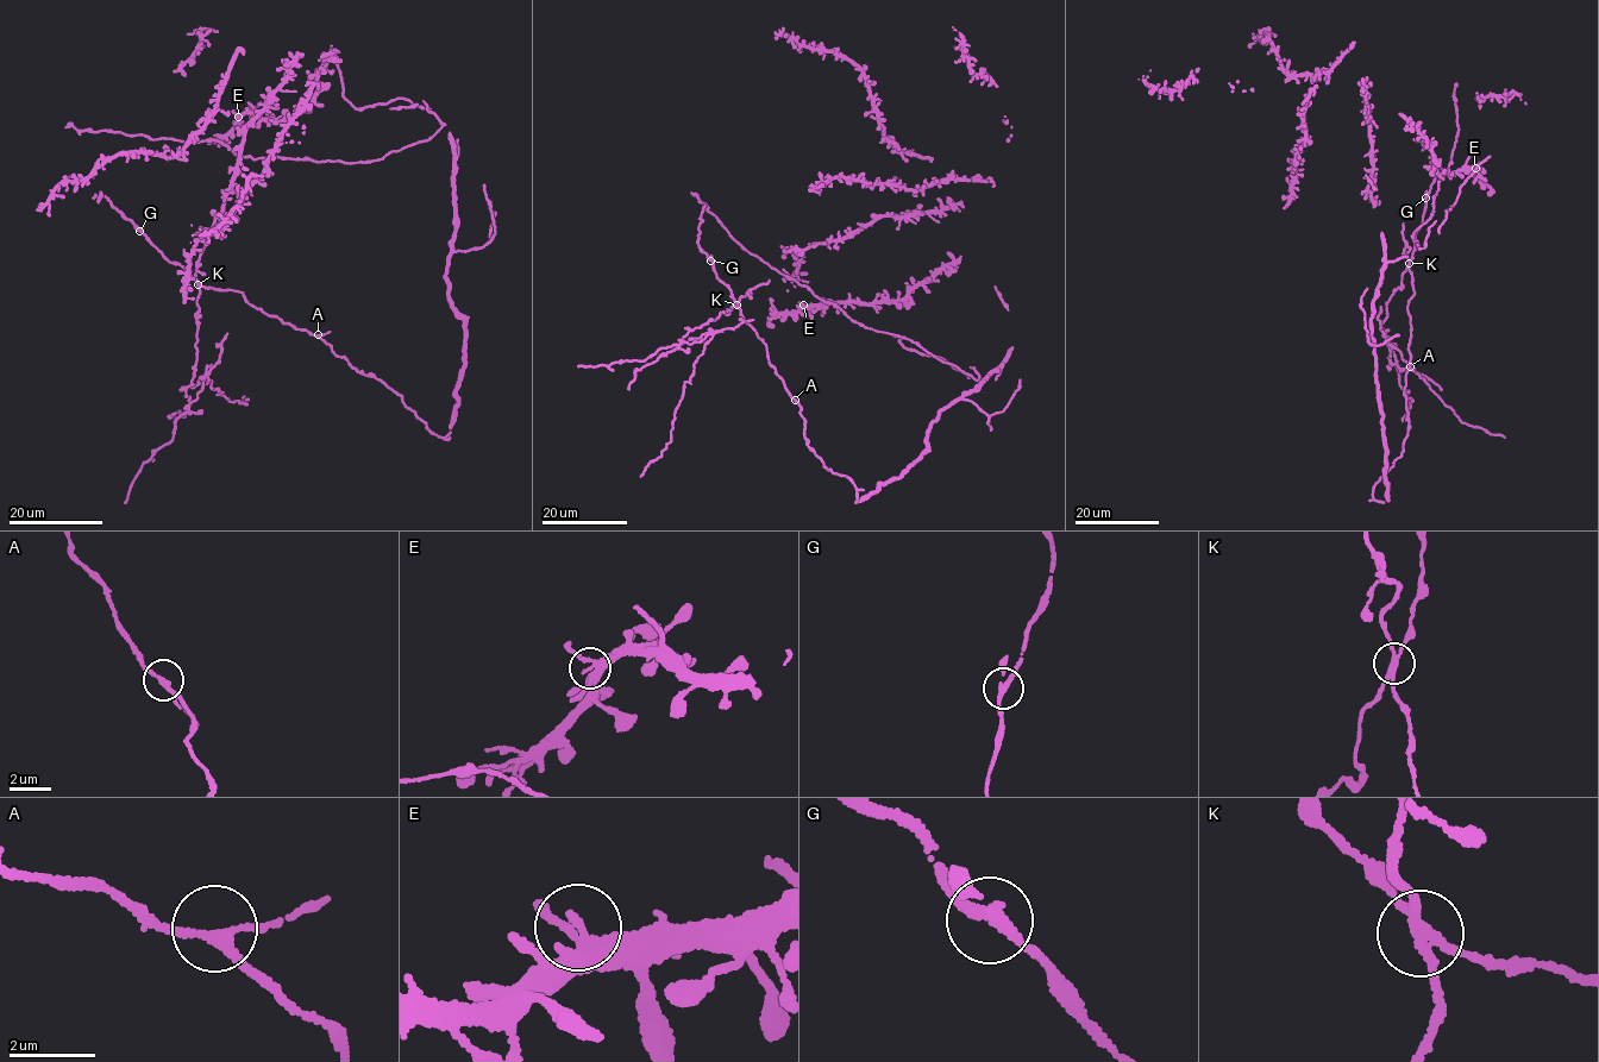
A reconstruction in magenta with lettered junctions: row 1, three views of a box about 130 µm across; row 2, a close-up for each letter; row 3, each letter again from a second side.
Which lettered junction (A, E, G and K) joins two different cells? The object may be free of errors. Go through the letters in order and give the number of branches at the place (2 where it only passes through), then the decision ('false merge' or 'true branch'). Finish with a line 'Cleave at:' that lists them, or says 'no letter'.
A: branches 3; true branch
E: branches 4; true branch
G: branches 3; true branch
K: branches 4; false merge
Cleave at: K

